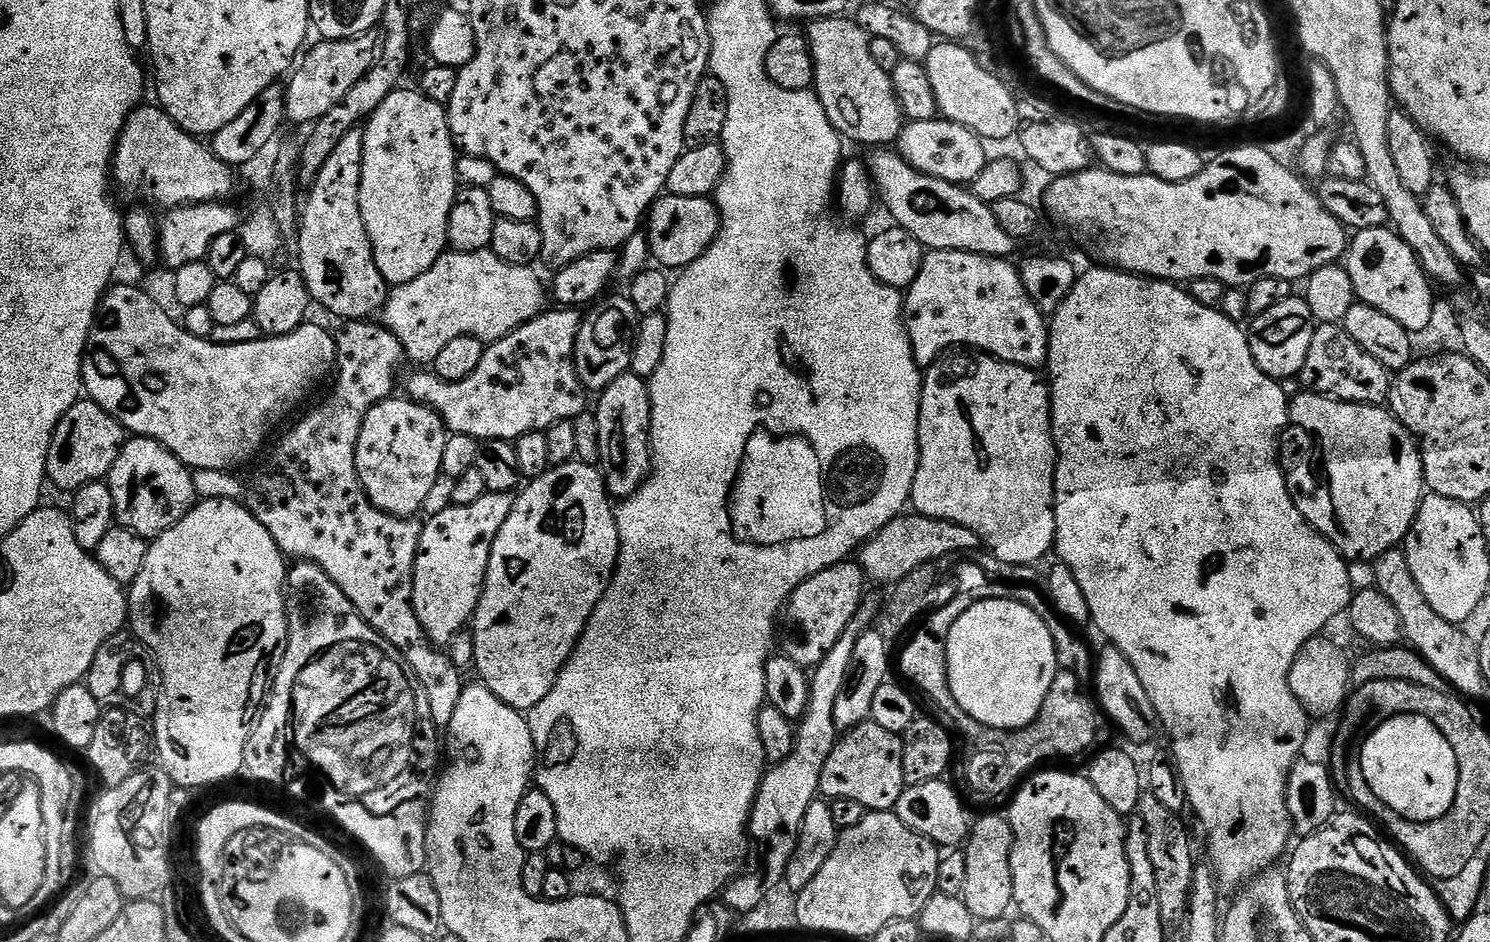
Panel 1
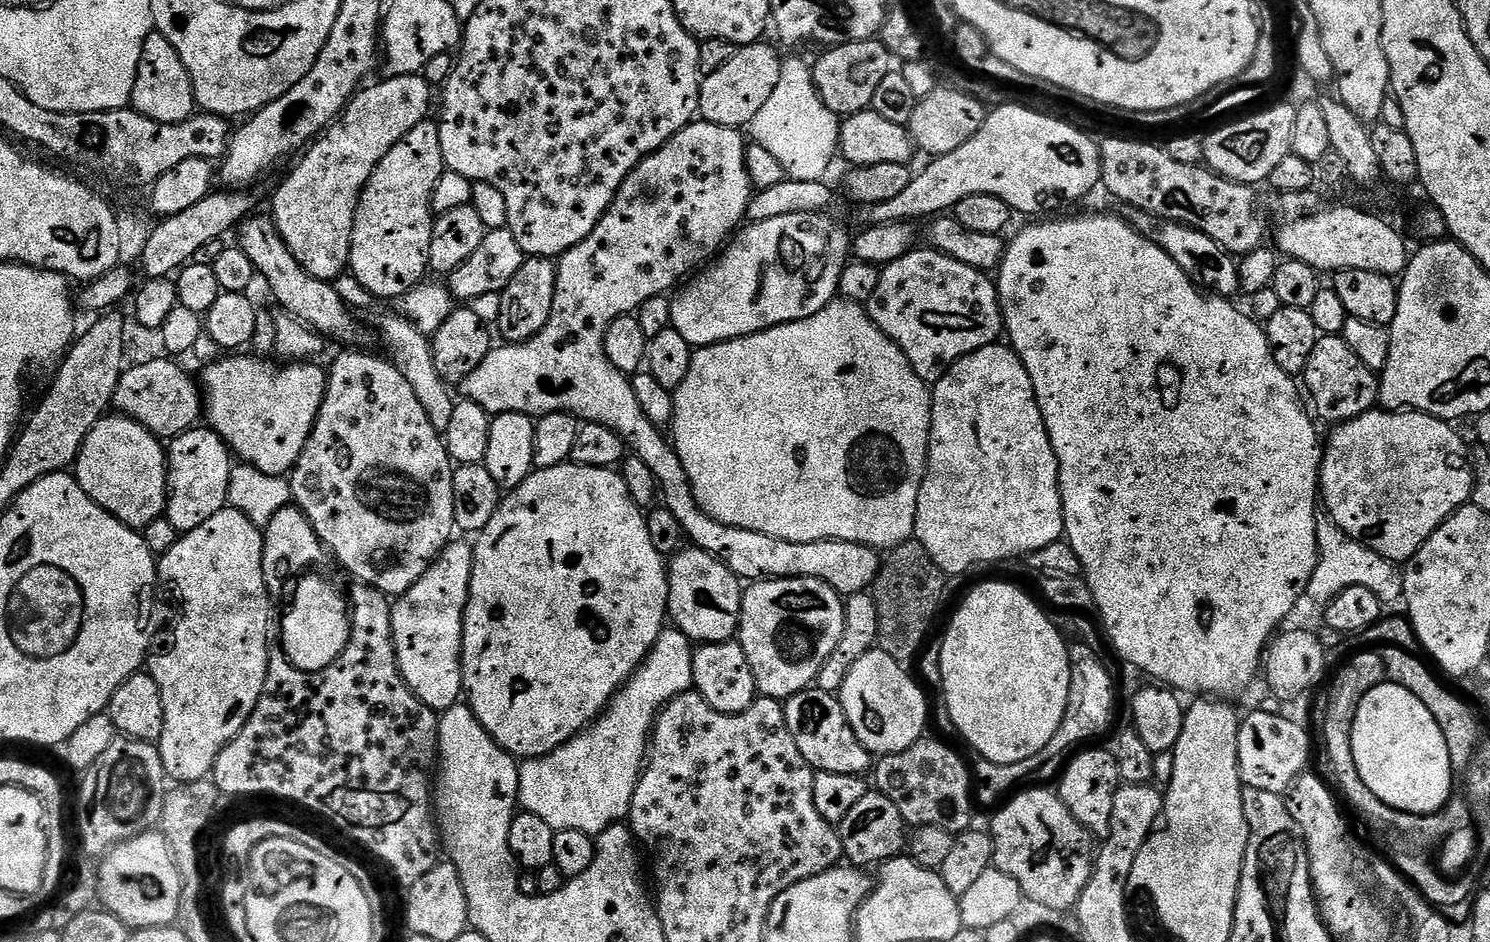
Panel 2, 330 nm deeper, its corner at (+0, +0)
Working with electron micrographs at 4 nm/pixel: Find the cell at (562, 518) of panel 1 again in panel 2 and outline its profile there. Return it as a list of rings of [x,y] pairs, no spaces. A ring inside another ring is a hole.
[[[569,462],[559,464],[553,468],[536,468],[531,476],[527,476],[518,487],[511,489],[501,499],[498,510],[494,514],[494,518],[490,518],[490,522],[486,522],[486,526],[478,533],[474,540],[472,549],[472,577],[470,578],[470,594],[468,595],[468,605],[464,611],[464,653],[460,656],[460,661],[464,667],[464,692],[466,693],[466,703],[472,709],[472,713],[478,718],[478,722],[482,725],[490,735],[500,743],[500,747],[506,749],[514,758],[531,758],[534,756],[545,756],[550,754],[556,748],[561,748],[568,740],[580,735],[585,728],[589,727],[593,722],[600,719],[605,708],[612,702],[612,697],[627,684],[628,679],[637,672],[643,664],[645,658],[652,653],[652,648],[658,642],[658,638],[666,630],[666,621],[669,619],[668,614],[668,598],[670,589],[668,586],[668,564],[666,563],[665,553],[659,552],[654,546],[652,535],[648,529],[647,515],[636,505],[636,500],[632,497],[632,492],[628,489],[628,484],[622,477],[612,468],[595,468],[594,466],[586,466]]]

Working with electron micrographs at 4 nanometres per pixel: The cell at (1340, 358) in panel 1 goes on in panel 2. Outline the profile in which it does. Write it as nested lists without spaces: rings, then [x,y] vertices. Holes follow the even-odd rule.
[[[1324,334],[1319,337],[1316,341],[1316,345],[1314,346],[1314,354],[1310,354],[1310,358],[1308,359],[1308,364],[1305,366],[1302,379],[1304,379],[1303,387],[1306,389],[1308,387],[1308,392],[1312,395],[1312,400],[1316,403],[1316,412],[1315,415],[1319,417],[1321,416],[1324,420],[1336,420],[1335,422],[1343,422],[1345,420],[1353,420],[1354,418],[1358,418],[1362,414],[1366,414],[1367,412],[1373,411],[1377,407],[1378,401],[1380,399],[1380,382],[1377,376],[1377,373],[1371,372],[1370,369],[1363,364],[1362,361],[1358,358],[1358,354],[1354,354],[1354,350],[1350,350],[1350,346],[1344,340],[1343,335],[1340,334]]]

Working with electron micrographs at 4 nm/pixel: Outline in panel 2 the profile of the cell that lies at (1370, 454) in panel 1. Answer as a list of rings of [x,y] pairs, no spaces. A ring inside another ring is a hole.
[[[1373,410],[1362,414],[1353,420],[1345,420],[1339,425],[1340,428],[1332,437],[1327,437],[1326,451],[1322,456],[1322,467],[1320,469],[1320,492],[1322,493],[1322,504],[1328,507],[1327,515],[1342,531],[1357,539],[1362,544],[1376,549],[1381,556],[1388,557],[1393,562],[1407,562],[1416,555],[1420,547],[1425,544],[1434,533],[1441,528],[1454,513],[1465,507],[1471,501],[1472,489],[1474,487],[1474,464],[1468,461],[1468,448],[1464,440],[1455,432],[1453,425],[1447,420],[1439,420],[1425,412],[1413,412],[1411,410]]]

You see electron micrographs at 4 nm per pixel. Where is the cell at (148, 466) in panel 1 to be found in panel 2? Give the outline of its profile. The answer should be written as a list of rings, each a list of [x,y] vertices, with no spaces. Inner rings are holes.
[[[197,426],[175,437],[167,445],[168,506],[166,519],[183,534],[202,526],[214,514],[229,507],[228,491],[234,456],[220,435],[207,426]]]

